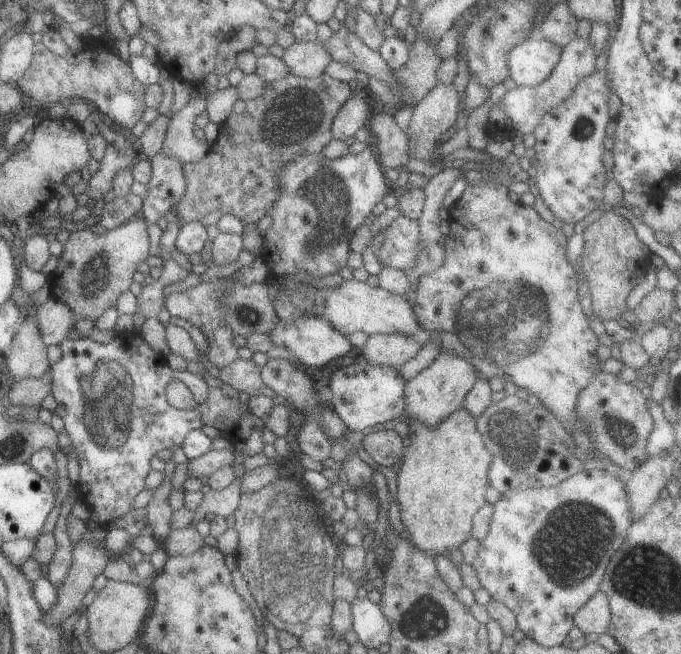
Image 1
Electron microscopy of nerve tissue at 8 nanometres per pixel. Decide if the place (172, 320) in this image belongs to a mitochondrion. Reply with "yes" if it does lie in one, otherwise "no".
no

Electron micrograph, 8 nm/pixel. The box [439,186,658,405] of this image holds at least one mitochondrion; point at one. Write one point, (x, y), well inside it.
(497, 316)

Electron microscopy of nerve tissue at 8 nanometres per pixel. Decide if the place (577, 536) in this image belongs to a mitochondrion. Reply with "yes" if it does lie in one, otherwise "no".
yes

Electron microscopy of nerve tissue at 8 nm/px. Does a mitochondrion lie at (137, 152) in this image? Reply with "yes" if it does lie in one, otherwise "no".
no

